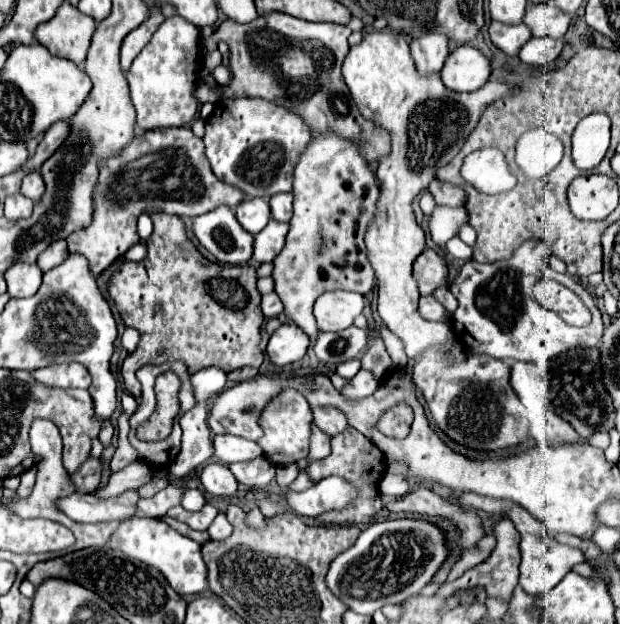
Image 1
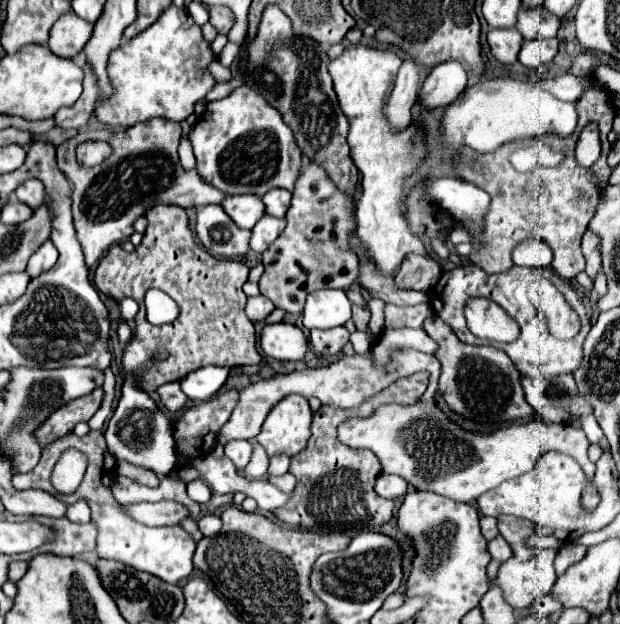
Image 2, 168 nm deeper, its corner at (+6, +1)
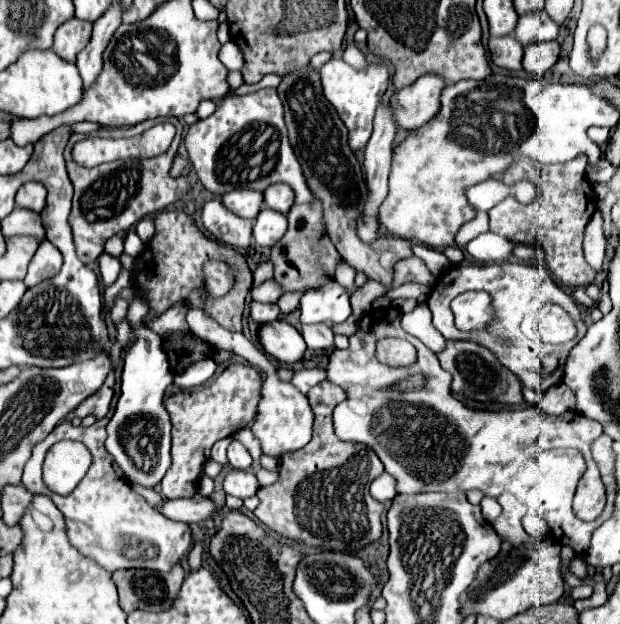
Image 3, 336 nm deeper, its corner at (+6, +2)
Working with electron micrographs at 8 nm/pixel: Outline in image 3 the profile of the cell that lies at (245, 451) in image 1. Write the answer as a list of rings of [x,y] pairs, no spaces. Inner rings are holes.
[[[233,440],[231,446],[227,448],[227,460],[229,460],[229,466],[237,468],[237,470],[247,470],[251,466],[251,462],[253,462],[247,448],[237,440]]]

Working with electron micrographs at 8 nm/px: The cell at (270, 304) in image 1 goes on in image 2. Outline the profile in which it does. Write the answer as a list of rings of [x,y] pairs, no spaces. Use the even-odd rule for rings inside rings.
[[[263,295],[251,297],[251,299],[247,301],[247,307],[245,307],[247,317],[251,317],[251,321],[265,321],[265,317],[267,317],[273,309],[275,309],[275,305],[273,305],[269,299],[265,299]]]

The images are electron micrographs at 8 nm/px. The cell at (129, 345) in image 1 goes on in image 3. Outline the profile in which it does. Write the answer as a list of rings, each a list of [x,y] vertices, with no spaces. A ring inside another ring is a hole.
[[[119,298],[119,300],[113,304],[113,308],[111,308],[111,318],[113,318],[113,322],[115,322],[115,324],[117,324],[119,320],[123,320],[123,318],[125,318],[127,308],[129,308],[129,304],[127,304],[127,300],[125,300],[125,298]]]

